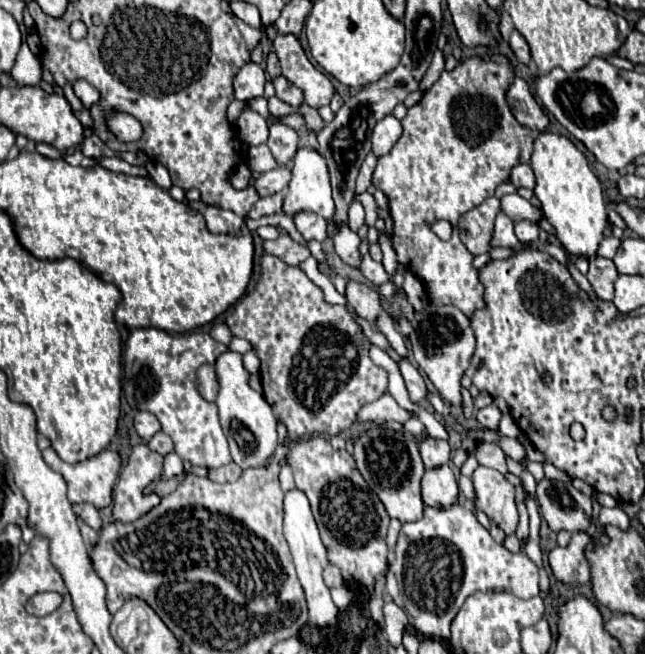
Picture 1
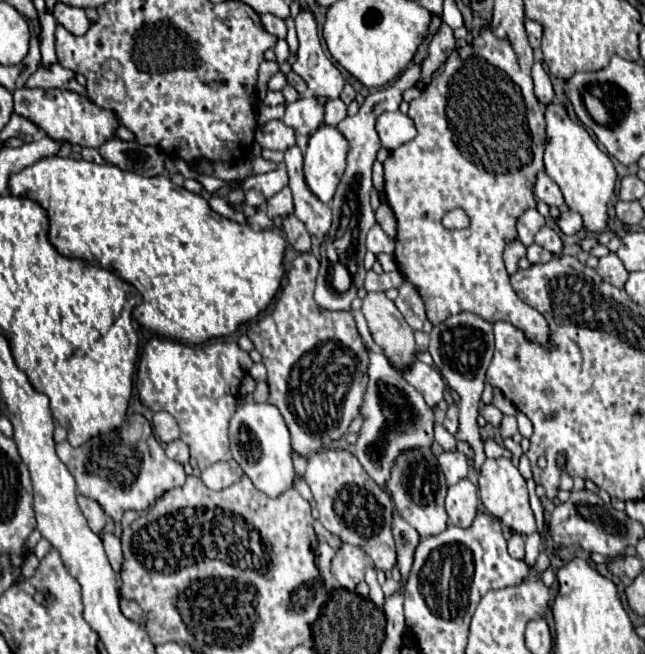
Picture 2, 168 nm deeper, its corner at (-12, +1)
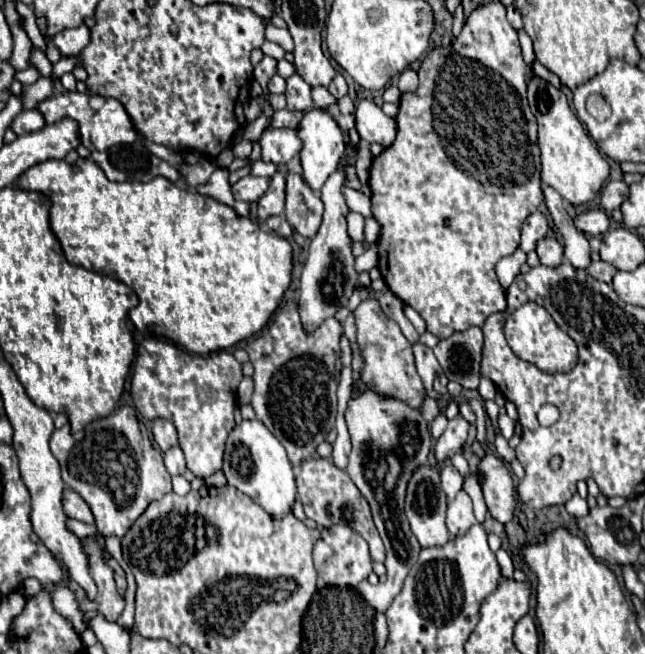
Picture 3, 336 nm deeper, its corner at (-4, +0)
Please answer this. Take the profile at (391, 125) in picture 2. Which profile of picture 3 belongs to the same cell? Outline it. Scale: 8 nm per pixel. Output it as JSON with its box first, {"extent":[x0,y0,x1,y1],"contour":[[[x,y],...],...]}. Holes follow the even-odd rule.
{"extent":[356,99,396,147],"contour":[[[362,99],[356,107],[356,131],[368,143],[390,147],[396,137],[396,121],[388,117],[374,101]]]}

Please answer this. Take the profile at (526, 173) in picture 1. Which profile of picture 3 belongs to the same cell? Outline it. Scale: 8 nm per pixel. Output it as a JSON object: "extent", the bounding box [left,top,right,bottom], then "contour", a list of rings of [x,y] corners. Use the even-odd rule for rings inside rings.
{"extent":[542,185,590,269],"contour":[[[542,185],[542,189],[544,189],[546,205],[548,205],[548,211],[550,211],[552,219],[554,219],[554,225],[558,227],[558,231],[564,237],[564,257],[576,269],[588,269],[588,265],[590,265],[590,245],[588,245],[588,239],[584,237],[584,233],[580,233],[576,229],[574,221],[566,213],[566,209],[562,205],[562,197],[548,185]]]}

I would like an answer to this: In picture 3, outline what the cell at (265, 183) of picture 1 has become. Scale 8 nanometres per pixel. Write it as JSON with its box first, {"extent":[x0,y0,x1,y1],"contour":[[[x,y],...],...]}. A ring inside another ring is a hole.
{"extent":[230,175,270,203],"contour":[[[246,175],[242,179],[238,179],[230,189],[236,201],[246,201],[246,203],[254,203],[258,201],[266,189],[268,189],[270,181],[266,177],[254,177],[254,175]]]}

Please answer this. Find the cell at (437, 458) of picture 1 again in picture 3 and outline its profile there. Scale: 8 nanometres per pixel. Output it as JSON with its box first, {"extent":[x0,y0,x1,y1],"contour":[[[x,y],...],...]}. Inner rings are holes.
{"extent":[440,463,464,501],"contour":[[[444,463],[444,465],[442,465],[440,477],[442,477],[442,489],[444,489],[444,493],[446,493],[448,501],[450,501],[450,499],[456,497],[456,493],[462,489],[464,479],[462,479],[462,475],[460,475],[450,463]]]}

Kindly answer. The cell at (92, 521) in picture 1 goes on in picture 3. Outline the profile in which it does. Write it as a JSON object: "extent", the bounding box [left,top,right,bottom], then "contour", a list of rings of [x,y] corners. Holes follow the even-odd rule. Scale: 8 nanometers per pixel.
{"extent":[62,489,94,525],"contour":[[[64,489],[64,497],[62,497],[62,509],[66,513],[66,517],[72,517],[72,519],[78,519],[78,521],[84,521],[88,525],[94,523],[94,515],[90,511],[90,507],[86,505],[86,501],[74,491],[74,489]]]}

